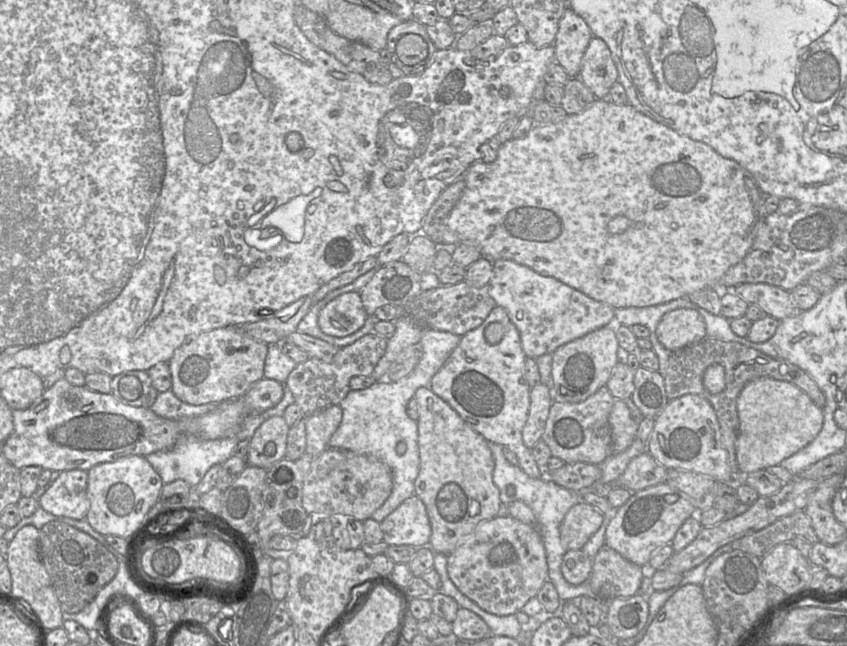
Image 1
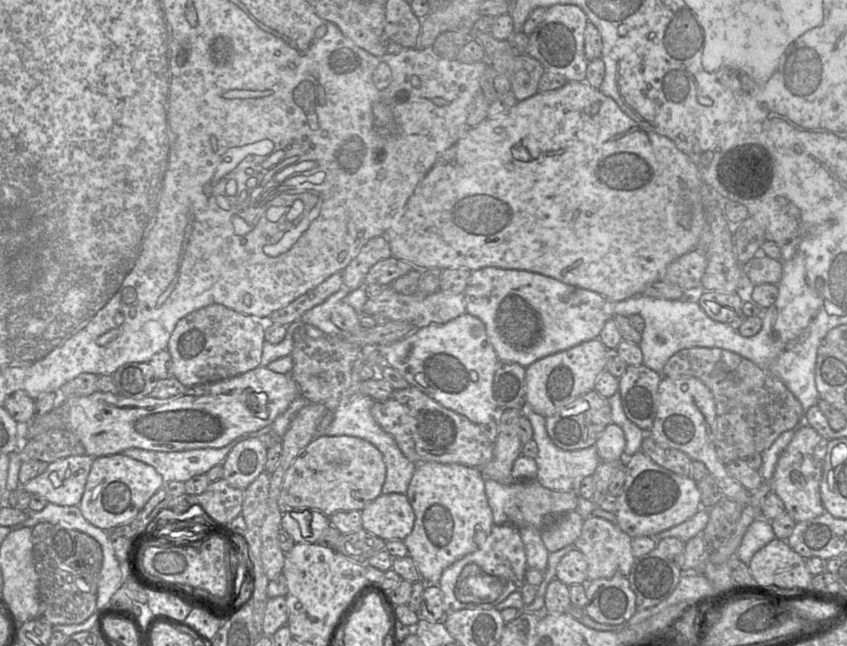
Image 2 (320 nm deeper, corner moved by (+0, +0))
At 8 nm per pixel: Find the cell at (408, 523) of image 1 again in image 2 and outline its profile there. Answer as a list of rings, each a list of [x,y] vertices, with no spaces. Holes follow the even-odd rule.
[[[381,493],[361,510],[362,528],[383,539],[404,540],[412,531],[415,514],[406,496]]]

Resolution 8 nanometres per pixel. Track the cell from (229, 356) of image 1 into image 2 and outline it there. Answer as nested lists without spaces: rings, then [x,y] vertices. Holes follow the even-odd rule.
[[[211,304],[180,319],[170,336],[167,350],[173,363],[173,376],[186,387],[230,379],[260,365],[265,342],[265,322],[220,304]]]

